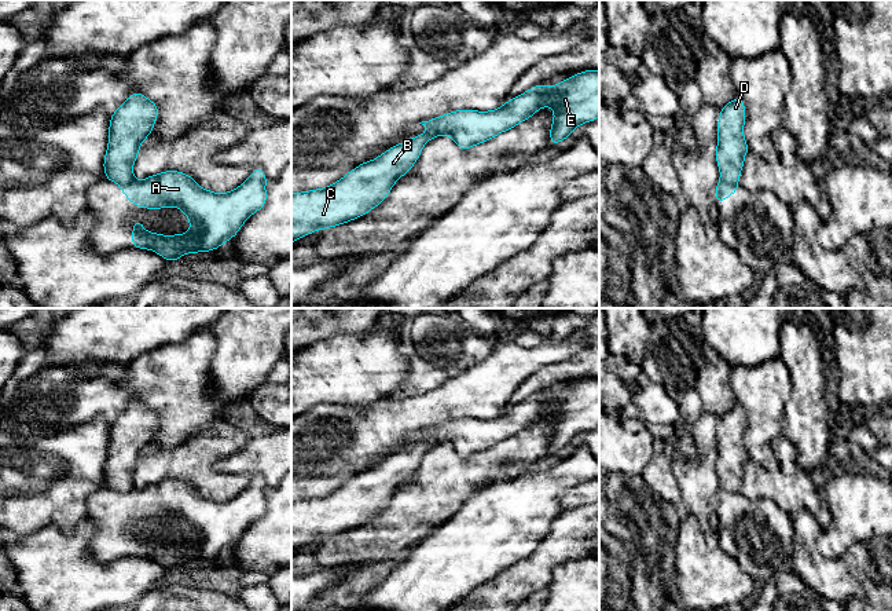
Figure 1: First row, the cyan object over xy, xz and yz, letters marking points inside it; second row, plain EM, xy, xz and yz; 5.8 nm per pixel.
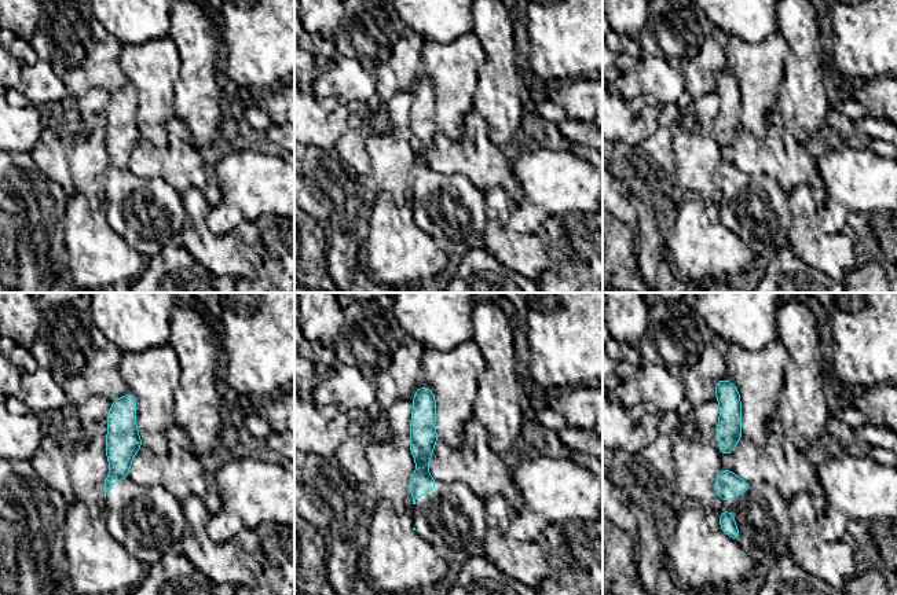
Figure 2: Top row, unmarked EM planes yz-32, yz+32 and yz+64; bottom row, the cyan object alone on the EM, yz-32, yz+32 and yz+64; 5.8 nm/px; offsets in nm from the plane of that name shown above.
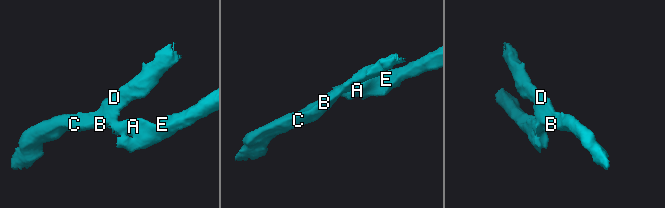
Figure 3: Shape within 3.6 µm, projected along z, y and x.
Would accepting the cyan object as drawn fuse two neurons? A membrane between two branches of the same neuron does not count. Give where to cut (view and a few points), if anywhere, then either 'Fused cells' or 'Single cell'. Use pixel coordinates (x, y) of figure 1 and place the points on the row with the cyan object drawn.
Split along yz (720, 179), (736, 185). Fused cells

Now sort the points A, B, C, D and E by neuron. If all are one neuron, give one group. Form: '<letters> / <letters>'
A E / B C D

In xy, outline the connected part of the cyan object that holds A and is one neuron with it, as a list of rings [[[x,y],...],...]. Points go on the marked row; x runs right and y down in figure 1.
[[[253,167],[253,172],[245,183],[225,194],[205,190],[194,178],[179,171],[121,183],[122,194],[139,208],[180,206],[181,213],[190,217],[190,231],[175,235],[146,231],[143,222],[135,219],[132,248],[150,249],[172,263],[186,253],[221,248],[253,213],[265,206],[268,179],[260,167]]]

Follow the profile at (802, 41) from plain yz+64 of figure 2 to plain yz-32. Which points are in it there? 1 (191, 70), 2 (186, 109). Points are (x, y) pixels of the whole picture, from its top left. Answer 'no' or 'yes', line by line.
1: yes
2: yes

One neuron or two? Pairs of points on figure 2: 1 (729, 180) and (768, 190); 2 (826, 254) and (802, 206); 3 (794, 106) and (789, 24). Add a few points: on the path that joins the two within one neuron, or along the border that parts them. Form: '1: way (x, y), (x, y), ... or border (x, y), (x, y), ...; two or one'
1: way (739, 190), (758, 190); one
2: way (813, 242), (802, 231), (802, 219); one
3: way (800, 85), (800, 44); one

